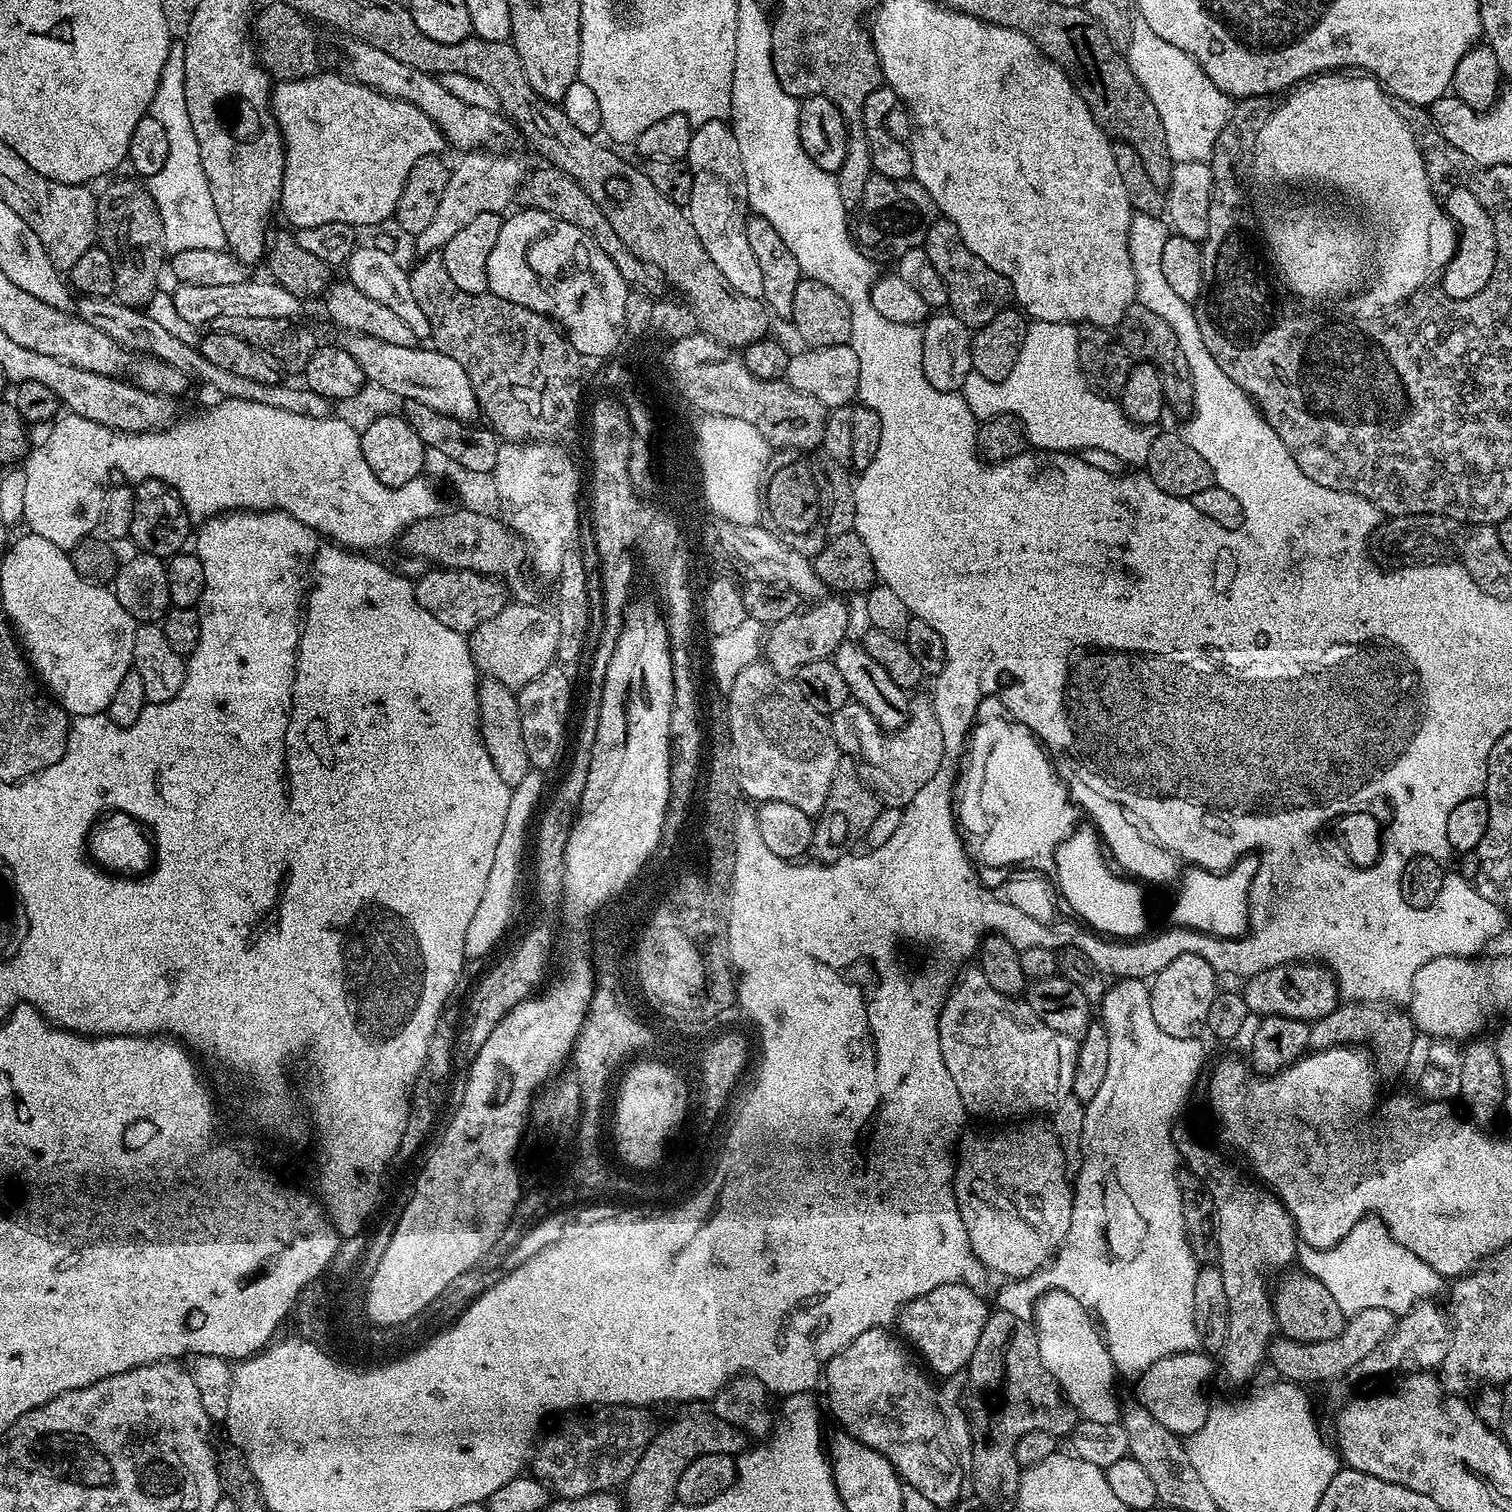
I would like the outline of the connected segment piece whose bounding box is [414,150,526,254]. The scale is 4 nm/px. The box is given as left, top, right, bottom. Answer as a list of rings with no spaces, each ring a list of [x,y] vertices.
[[[472,150],[467,153],[468,156],[461,162],[457,168],[453,167],[448,173],[446,190],[442,194],[442,202],[438,202],[438,214],[434,214],[434,222],[426,226],[415,236],[417,253],[436,254],[462,230],[462,226],[468,225],[478,214],[487,212],[505,211],[511,200],[517,199],[520,191],[520,185],[526,179],[524,164],[516,156],[495,156],[497,153],[492,150]]]

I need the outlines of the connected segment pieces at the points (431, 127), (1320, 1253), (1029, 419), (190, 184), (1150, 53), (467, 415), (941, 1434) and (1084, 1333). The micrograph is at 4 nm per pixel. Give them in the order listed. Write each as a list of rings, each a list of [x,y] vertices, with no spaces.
[[[317,74],[301,80],[280,80],[270,93],[270,111],[284,136],[284,181],[279,207],[293,229],[322,226],[322,222],[380,224],[391,217],[402,186],[418,158],[443,153],[444,135],[418,106],[383,96],[347,75]]]
[[[1371,1214],[1359,1220],[1333,1248],[1315,1248],[1301,1243],[1298,1248],[1298,1264],[1309,1272],[1342,1306],[1346,1314],[1377,1308],[1397,1314],[1410,1312],[1416,1304],[1431,1301],[1440,1292],[1442,1278],[1422,1258],[1418,1258],[1406,1246],[1393,1238],[1380,1217]]]
[[[1032,320],[1025,330],[1025,338],[1021,342],[1017,361],[1004,381],[987,381],[974,371],[968,375],[962,389],[966,406],[970,406],[970,410],[980,422],[992,416],[1015,416],[1024,427],[1027,443],[1044,454],[1109,452],[1114,459],[1121,460],[1124,464],[1147,465],[1150,446],[1158,434],[1157,429],[1136,424],[1120,409],[1119,403],[1100,394],[1085,391],[1084,383],[1077,373],[1076,351],[1072,328],[1064,328],[1058,323],[1045,320]]]
[[[173,47],[172,53],[168,55],[160,85],[155,98],[152,99],[150,115],[158,118],[162,126],[166,126],[166,136],[170,138],[170,154],[166,158],[166,166],[162,166],[162,170],[151,176],[146,184],[162,218],[165,249],[173,253],[182,250],[224,248],[222,222],[218,222],[218,210],[214,210],[214,198],[210,198],[210,186],[202,170],[202,158],[194,136],[194,126],[190,124],[190,114],[186,114],[183,47]]]
[[[1139,18],[1132,21],[1132,41],[1126,49],[1126,59],[1134,78],[1150,94],[1150,102],[1158,109],[1158,118],[1162,118],[1162,130],[1166,130],[1166,146],[1170,146],[1170,154],[1175,163],[1207,161],[1214,150],[1214,142],[1218,134],[1222,134],[1222,126],[1230,118],[1234,107],[1233,101],[1178,46],[1170,46],[1154,30],[1150,30],[1150,22]]]
[[[348,334],[344,336],[342,346],[350,354],[350,358],[354,358],[354,362],[358,362],[358,366],[362,366],[362,374],[365,381],[377,384],[380,388],[385,388],[392,396],[404,396],[405,401],[413,400],[414,402],[422,402],[422,406],[430,406],[430,410],[438,410],[442,414],[446,414],[455,420],[465,422],[475,421],[475,416],[481,415],[479,401],[476,400],[474,386],[470,384],[470,378],[466,374],[466,370],[462,370],[462,366],[458,366],[458,362],[454,362],[454,358],[446,358],[446,354],[437,352],[431,346],[394,346],[391,342],[382,342],[373,336],[357,336]]]
[[[887,1327],[866,1330],[866,1334],[858,1334],[858,1338],[850,1342],[850,1346],[846,1346],[837,1356],[830,1358],[826,1365],[828,1404],[832,1407],[833,1414],[840,1419],[839,1427],[843,1431],[882,1454],[892,1463],[892,1469],[900,1475],[901,1481],[907,1487],[919,1490],[925,1498],[934,1502],[937,1510],[944,1510],[959,1498],[960,1487],[963,1484],[965,1487],[966,1484],[966,1476],[965,1473],[964,1476],[960,1473],[962,1465],[948,1437],[944,1425],[944,1412],[936,1405],[927,1378],[920,1373],[921,1365],[914,1359],[905,1341],[899,1335],[891,1336],[888,1331]]]
[[[1054,1288],[1036,1299],[1034,1327],[1042,1362],[1046,1362],[1046,1370],[1050,1370],[1058,1386],[1062,1386],[1064,1396],[1072,1396],[1072,1400],[1080,1404],[1080,1412],[1088,1412],[1093,1422],[1117,1423],[1122,1412],[1122,1405],[1116,1401],[1118,1373],[1093,1313],[1084,1308],[1078,1298],[1070,1298],[1062,1289]]]

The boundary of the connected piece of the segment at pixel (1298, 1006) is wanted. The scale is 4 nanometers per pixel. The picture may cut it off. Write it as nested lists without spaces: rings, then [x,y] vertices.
[[[1320,962],[1279,964],[1247,977],[1245,984],[1242,995],[1249,1013],[1256,1018],[1285,1016],[1311,1022],[1330,1014],[1342,1000],[1336,977]]]

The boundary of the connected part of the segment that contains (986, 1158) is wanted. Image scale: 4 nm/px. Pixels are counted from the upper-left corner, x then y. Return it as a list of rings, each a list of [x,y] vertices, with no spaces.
[[[1032,1116],[1015,1124],[998,1134],[959,1141],[953,1188],[959,1208],[957,1215],[962,1218],[964,1232],[980,1263],[991,1273],[1002,1274],[1004,1278],[1023,1279],[1042,1269],[1059,1252],[1070,1226],[1073,1187],[1063,1150],[1049,1121],[1042,1116]]]

